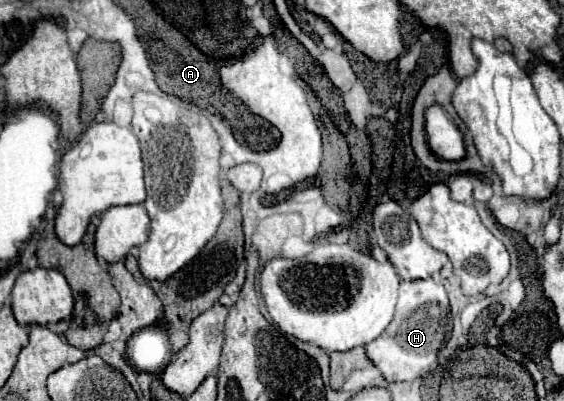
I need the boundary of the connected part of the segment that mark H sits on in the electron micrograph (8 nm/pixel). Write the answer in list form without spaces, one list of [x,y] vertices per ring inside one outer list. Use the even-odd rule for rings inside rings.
[[[429,280],[401,282],[395,318],[387,330],[365,346],[371,362],[381,370],[387,382],[421,378],[437,360],[437,352],[445,346],[451,328],[451,310],[443,284]]]

